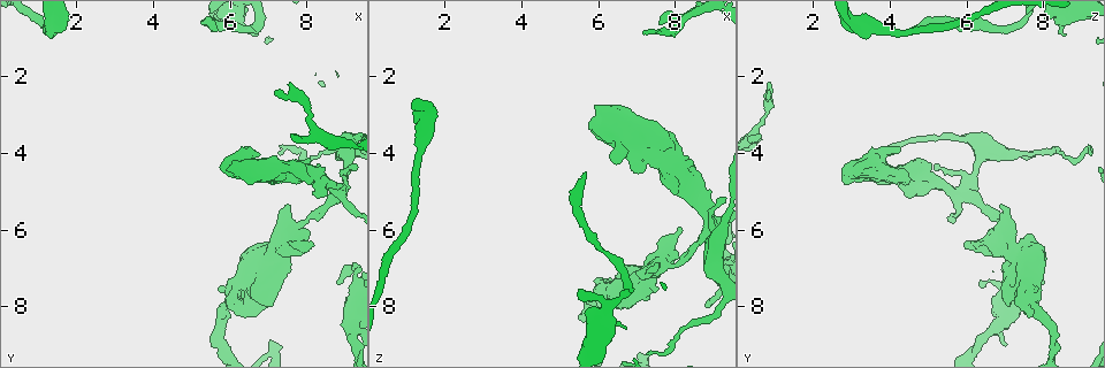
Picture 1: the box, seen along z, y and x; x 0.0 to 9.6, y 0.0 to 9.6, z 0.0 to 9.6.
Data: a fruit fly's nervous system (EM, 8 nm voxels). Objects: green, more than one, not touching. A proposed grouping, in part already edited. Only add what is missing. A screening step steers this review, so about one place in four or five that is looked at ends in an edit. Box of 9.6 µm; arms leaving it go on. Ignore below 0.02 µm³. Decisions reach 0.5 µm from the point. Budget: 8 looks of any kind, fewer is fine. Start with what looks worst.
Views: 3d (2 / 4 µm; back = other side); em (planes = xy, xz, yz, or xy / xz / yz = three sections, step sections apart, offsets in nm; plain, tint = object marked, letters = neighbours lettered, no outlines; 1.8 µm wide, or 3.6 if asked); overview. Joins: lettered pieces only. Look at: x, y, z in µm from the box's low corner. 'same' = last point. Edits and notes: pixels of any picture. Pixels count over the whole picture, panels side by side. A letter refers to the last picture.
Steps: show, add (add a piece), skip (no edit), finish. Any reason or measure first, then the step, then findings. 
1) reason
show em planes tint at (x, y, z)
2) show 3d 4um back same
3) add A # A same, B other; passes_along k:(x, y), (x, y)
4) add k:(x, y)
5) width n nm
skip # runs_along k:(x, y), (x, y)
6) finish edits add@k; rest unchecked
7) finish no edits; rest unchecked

free end
show 3d 2um at (5.65, 0.75, 4.55)

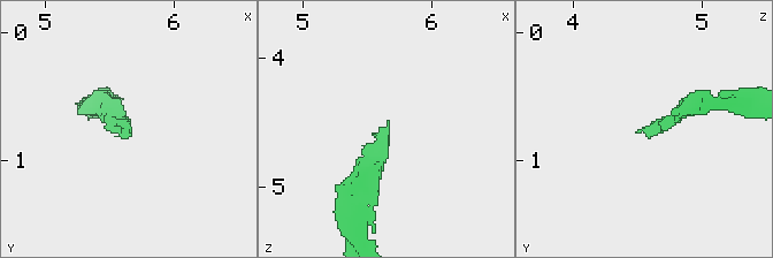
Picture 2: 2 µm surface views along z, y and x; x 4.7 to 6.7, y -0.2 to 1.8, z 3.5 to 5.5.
show em planes letters at (5.66, 0.74, 4.54)

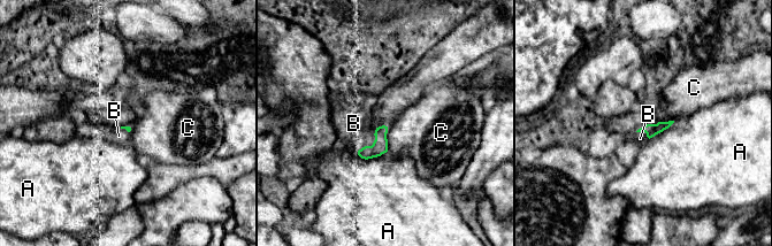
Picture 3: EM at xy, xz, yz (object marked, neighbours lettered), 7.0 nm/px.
longest_contact B 220 nm
add B # A other, B same, C other; it goes on there

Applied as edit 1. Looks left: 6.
show overview

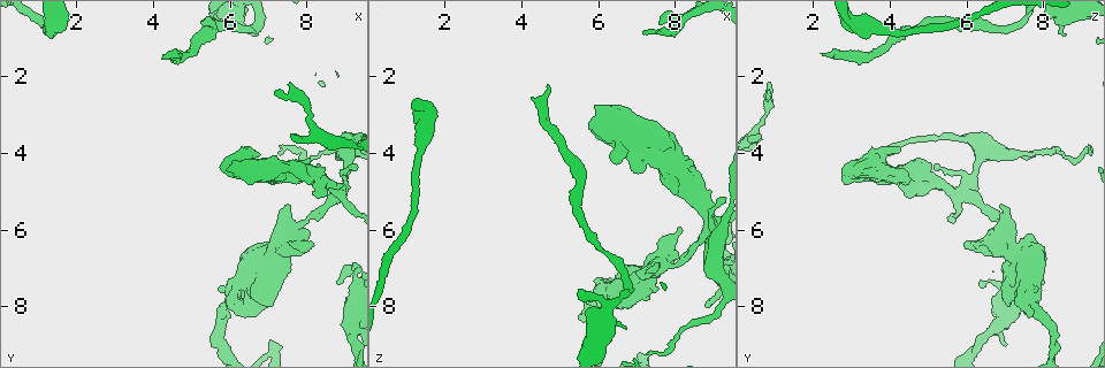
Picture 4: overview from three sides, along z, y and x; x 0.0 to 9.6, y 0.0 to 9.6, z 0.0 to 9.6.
branch stops here
show em 3.6um planes letters at (4.75, 1.40, 2.25)

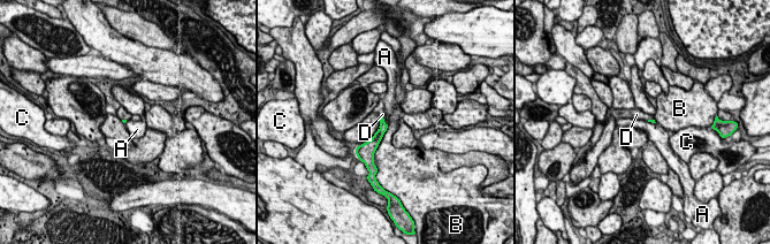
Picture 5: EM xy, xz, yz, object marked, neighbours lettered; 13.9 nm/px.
add D # A other, B other, C other, D same; passes_along 5:(378, 136), (383, 120), (382, 114); the cell continues

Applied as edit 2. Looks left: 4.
see it whole again
show overview

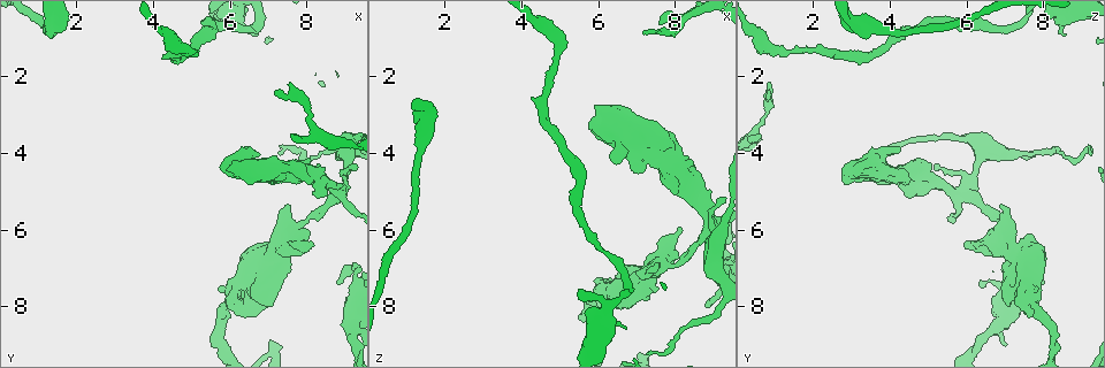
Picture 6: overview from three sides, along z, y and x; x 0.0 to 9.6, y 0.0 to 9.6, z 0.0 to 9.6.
two arms in line, one across
show em planes letters at (7.65, 6.00, 6.90)

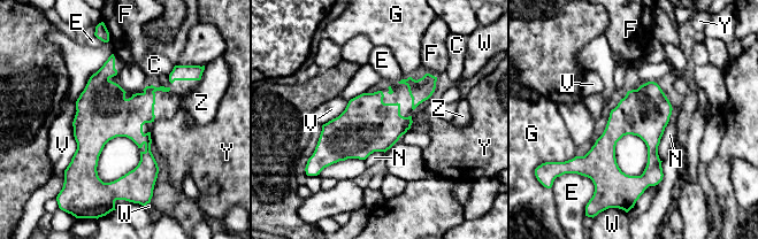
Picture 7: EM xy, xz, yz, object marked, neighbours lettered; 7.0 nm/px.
skip # C other, E other, F other, G other, N other, V other, W other, Y other, Z other; border 7:(673, 108), (658, 146), (660, 161); no lettered piece goes on from it

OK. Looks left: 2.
finish edits add@3, add@5; rest unchecked

